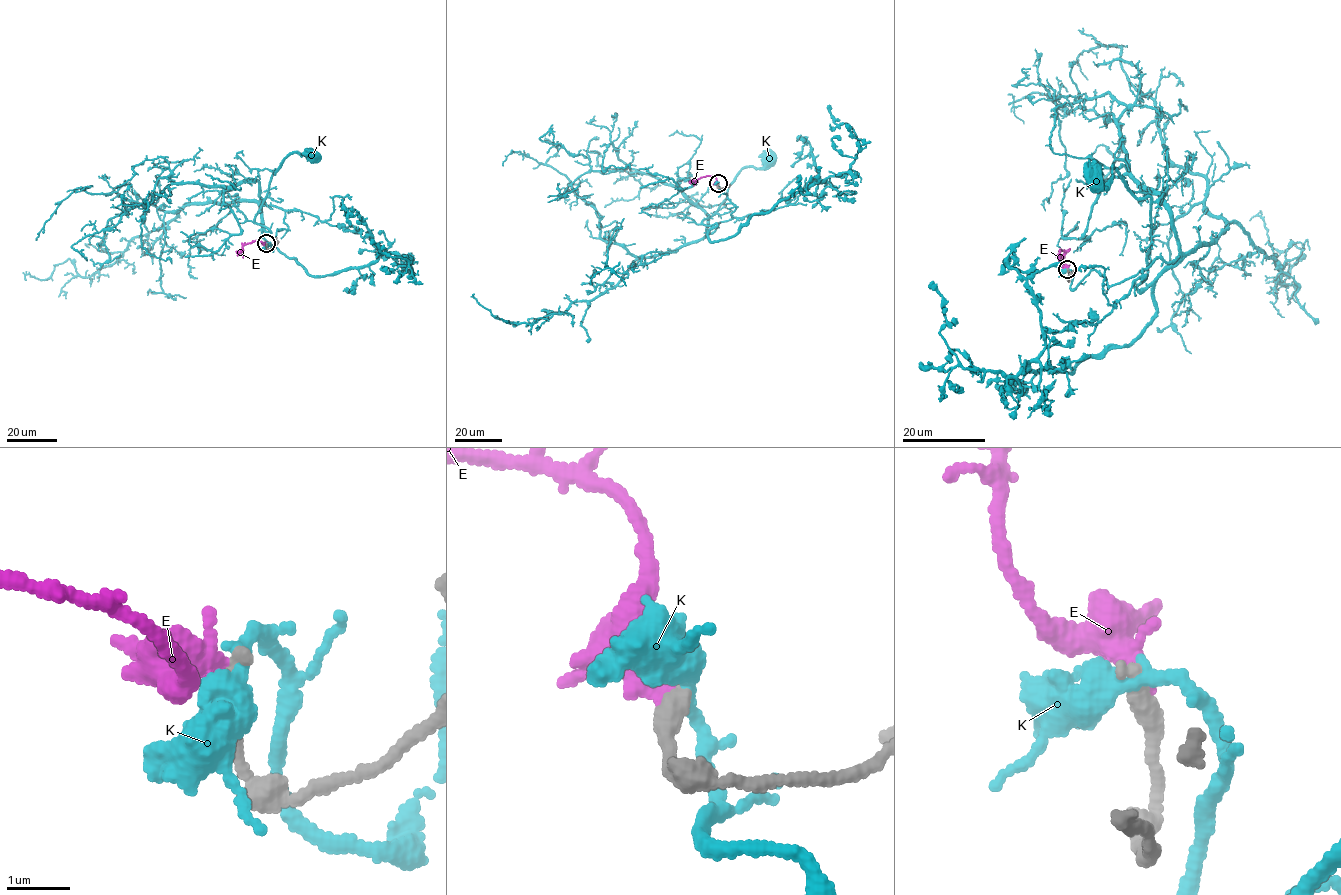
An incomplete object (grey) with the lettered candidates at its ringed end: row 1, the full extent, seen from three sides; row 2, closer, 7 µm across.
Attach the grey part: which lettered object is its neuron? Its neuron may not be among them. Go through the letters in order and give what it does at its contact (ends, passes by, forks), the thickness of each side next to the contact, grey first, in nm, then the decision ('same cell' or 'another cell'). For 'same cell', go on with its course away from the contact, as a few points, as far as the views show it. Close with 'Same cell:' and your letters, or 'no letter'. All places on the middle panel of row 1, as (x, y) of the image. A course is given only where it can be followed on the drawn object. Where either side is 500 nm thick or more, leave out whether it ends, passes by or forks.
E: it ends; calibres 360 and 460 nm; another cell
K: it passes by; calibres 340 and 380 nm; another cell
Same cell: no letter

